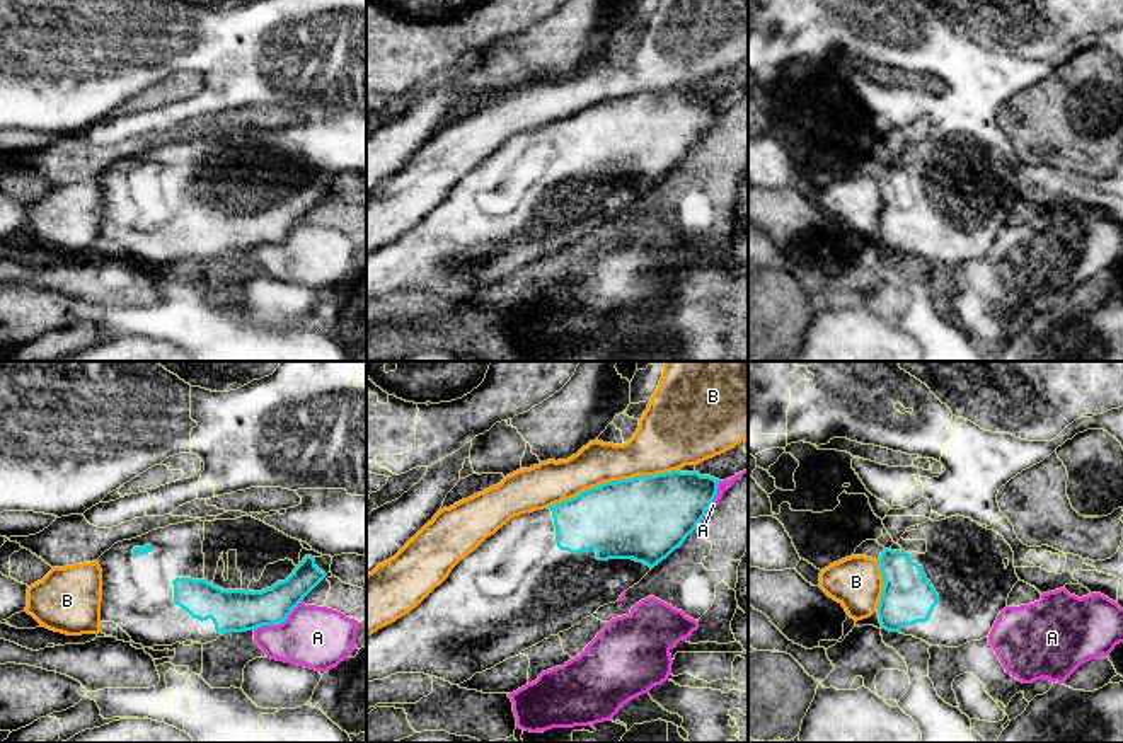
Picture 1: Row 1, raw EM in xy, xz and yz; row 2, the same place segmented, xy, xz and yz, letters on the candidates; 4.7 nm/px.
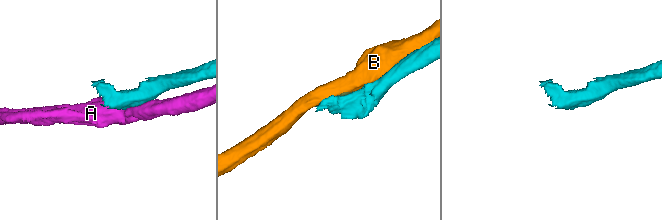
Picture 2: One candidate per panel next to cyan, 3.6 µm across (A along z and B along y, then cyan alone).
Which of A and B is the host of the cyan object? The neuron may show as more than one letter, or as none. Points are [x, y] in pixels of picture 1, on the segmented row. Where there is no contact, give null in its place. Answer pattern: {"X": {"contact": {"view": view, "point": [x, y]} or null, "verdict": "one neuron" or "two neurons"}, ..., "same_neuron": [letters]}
{"A": {"contact": {"view": "xy", "point": [278, 624]}, "verdict": "two neurons"}, "B": {"contact": {"view": "xz", "point": [607, 483]}, "verdict": "two neurons"}, "same_neuron": []}

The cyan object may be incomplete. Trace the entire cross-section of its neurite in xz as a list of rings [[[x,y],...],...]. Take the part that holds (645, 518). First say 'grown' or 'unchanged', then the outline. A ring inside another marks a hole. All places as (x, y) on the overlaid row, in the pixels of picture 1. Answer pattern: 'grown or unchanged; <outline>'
grown; [[[671,470],[603,482],[511,518],[462,559],[416,608],[366,637],[366,682],[424,673],[452,685],[615,603],[697,528],[719,479]]]

